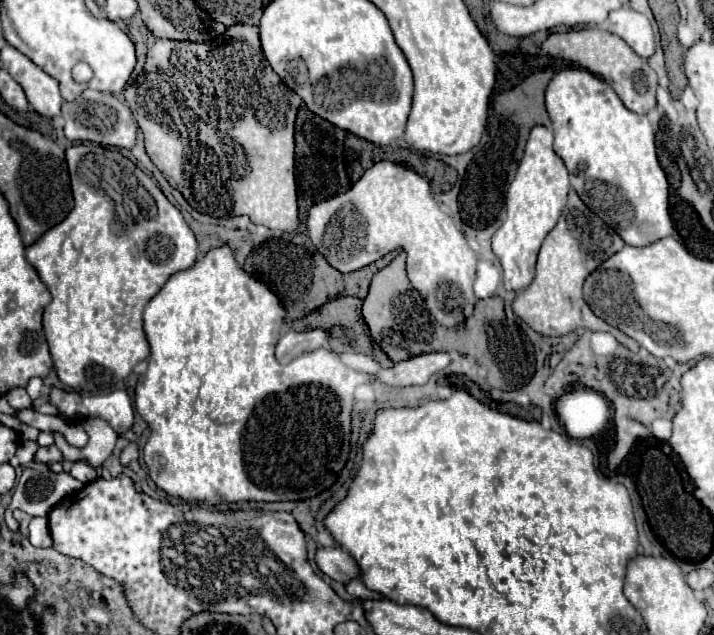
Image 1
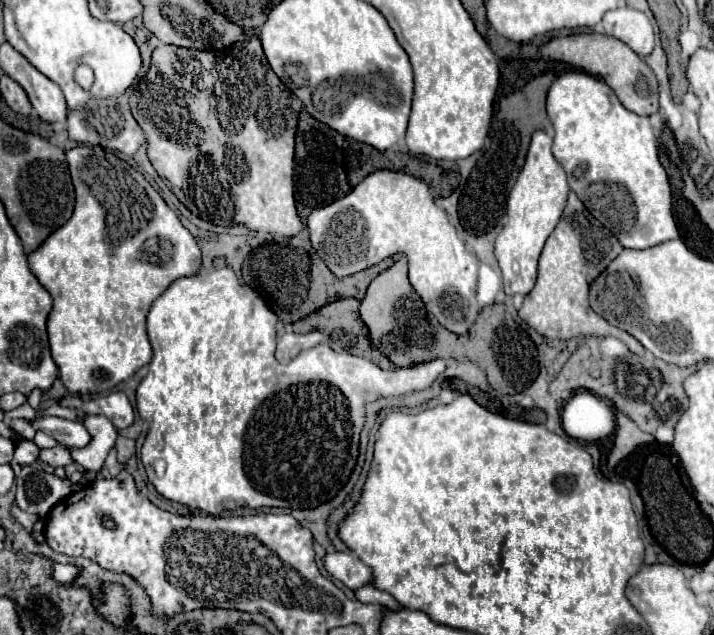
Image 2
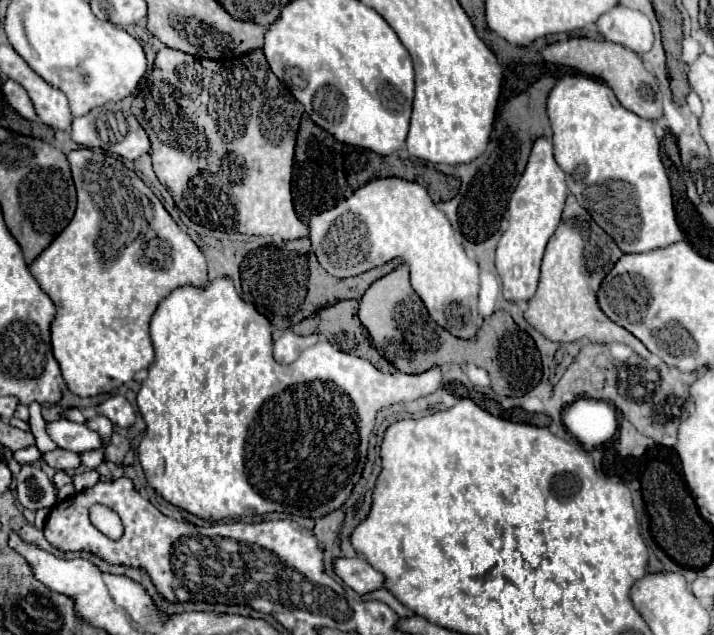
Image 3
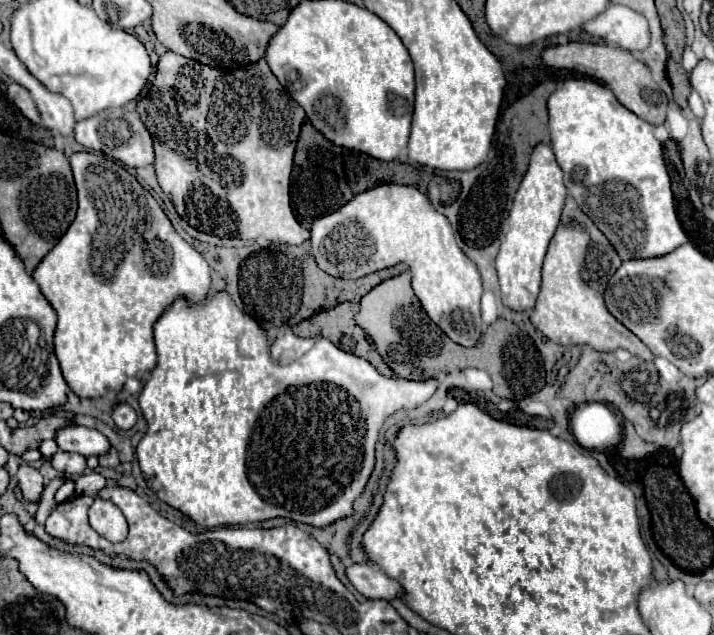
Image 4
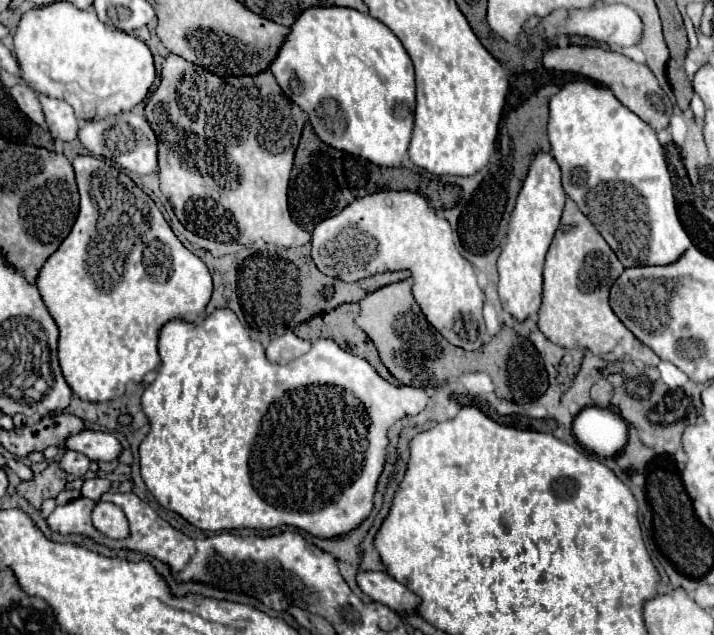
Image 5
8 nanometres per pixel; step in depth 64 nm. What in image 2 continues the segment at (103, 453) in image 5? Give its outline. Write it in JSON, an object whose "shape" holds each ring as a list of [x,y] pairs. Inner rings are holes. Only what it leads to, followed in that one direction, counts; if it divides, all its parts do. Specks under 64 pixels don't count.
{"shape":[[[38,416],[38,418],[32,418],[30,424],[34,426],[34,430],[46,432],[48,436],[52,436],[54,440],[58,440],[68,448],[84,448],[90,442],[90,434],[82,426],[82,422],[64,420],[56,416],[42,416],[42,418]]]}

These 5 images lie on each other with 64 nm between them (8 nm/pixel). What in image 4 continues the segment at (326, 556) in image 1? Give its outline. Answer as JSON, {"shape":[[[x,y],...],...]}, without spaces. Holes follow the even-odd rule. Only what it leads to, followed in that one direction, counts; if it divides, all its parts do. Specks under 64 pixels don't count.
{"shape":[[[356,562],[352,566],[346,566],[346,576],[352,582],[352,586],[366,598],[392,600],[402,594],[400,584],[388,578],[380,568],[376,568],[370,562]]]}

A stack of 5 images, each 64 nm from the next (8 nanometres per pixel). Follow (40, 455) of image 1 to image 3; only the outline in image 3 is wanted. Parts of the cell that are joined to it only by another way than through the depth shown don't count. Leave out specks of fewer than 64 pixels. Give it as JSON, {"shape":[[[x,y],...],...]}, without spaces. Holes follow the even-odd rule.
{"shape":[[[56,448],[52,452],[46,452],[42,458],[46,460],[48,466],[52,466],[56,470],[68,470],[68,468],[76,468],[80,464],[78,454],[74,454],[70,450],[62,450],[62,448]]]}

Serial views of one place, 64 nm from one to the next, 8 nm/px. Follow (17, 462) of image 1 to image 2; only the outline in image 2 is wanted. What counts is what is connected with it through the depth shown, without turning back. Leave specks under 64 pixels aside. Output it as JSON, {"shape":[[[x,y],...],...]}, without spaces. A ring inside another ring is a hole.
{"shape":[[[20,440],[20,442],[16,444],[13,463],[19,464],[20,466],[32,464],[32,462],[38,460],[38,452],[40,452],[40,448],[38,448],[34,442],[30,442],[30,440]]]}

